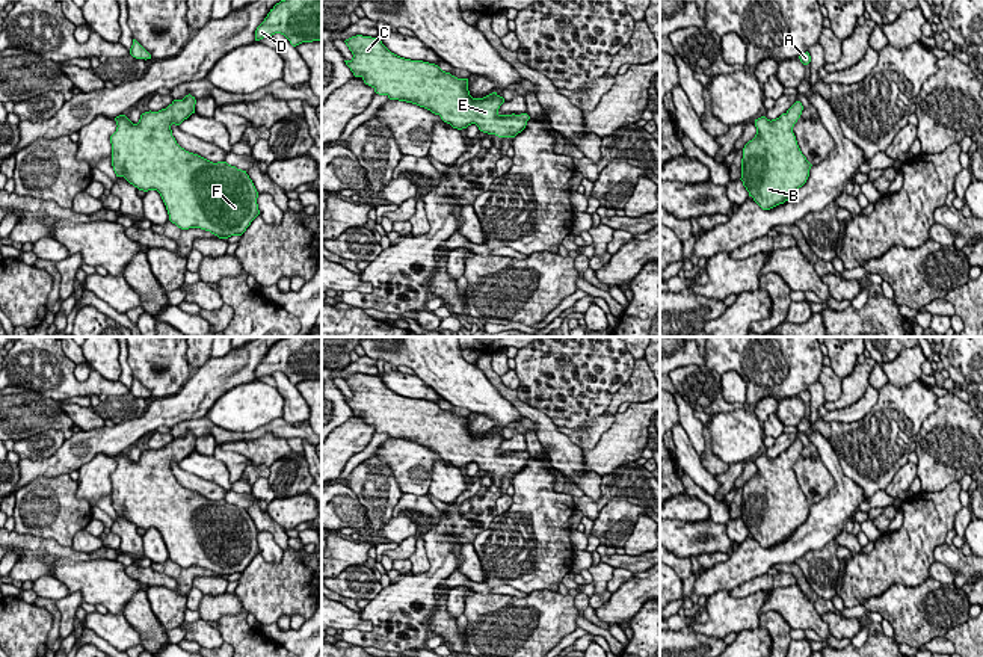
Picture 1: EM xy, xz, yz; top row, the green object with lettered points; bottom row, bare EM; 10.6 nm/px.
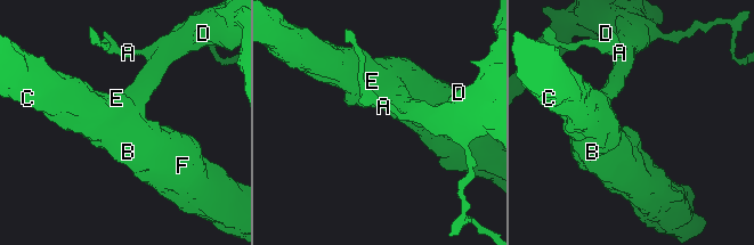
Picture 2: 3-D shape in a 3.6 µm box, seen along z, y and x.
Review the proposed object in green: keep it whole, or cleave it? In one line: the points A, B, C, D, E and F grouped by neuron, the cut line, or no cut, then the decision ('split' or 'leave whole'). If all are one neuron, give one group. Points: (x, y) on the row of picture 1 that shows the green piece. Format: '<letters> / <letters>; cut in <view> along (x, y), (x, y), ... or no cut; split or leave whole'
A B C D E F; no cut; leave whole

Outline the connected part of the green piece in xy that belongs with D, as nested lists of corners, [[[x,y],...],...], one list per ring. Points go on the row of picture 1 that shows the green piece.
[[[281,0],[255,30],[255,41],[284,35],[293,47],[322,41],[322,0]]]

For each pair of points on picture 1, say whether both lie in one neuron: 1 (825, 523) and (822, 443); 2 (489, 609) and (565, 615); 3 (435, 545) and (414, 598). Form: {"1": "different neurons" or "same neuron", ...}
{"1": "same neuron", "2": "same neuron", "3": "same neuron"}

